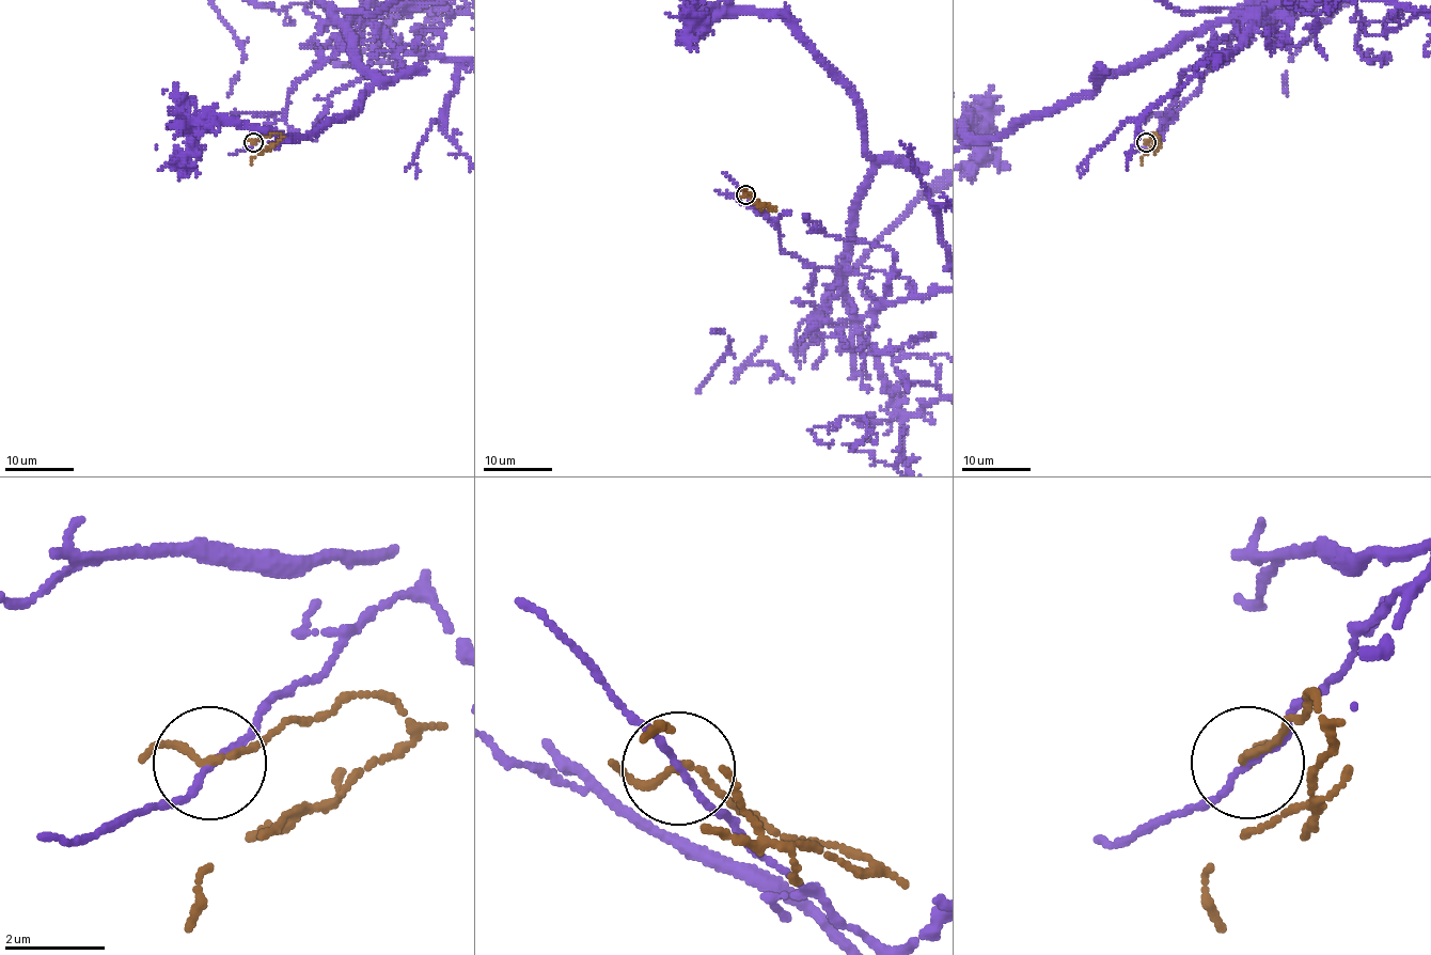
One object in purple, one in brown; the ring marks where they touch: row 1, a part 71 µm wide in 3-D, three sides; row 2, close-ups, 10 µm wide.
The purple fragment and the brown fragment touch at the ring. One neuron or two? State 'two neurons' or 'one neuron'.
one neuron

